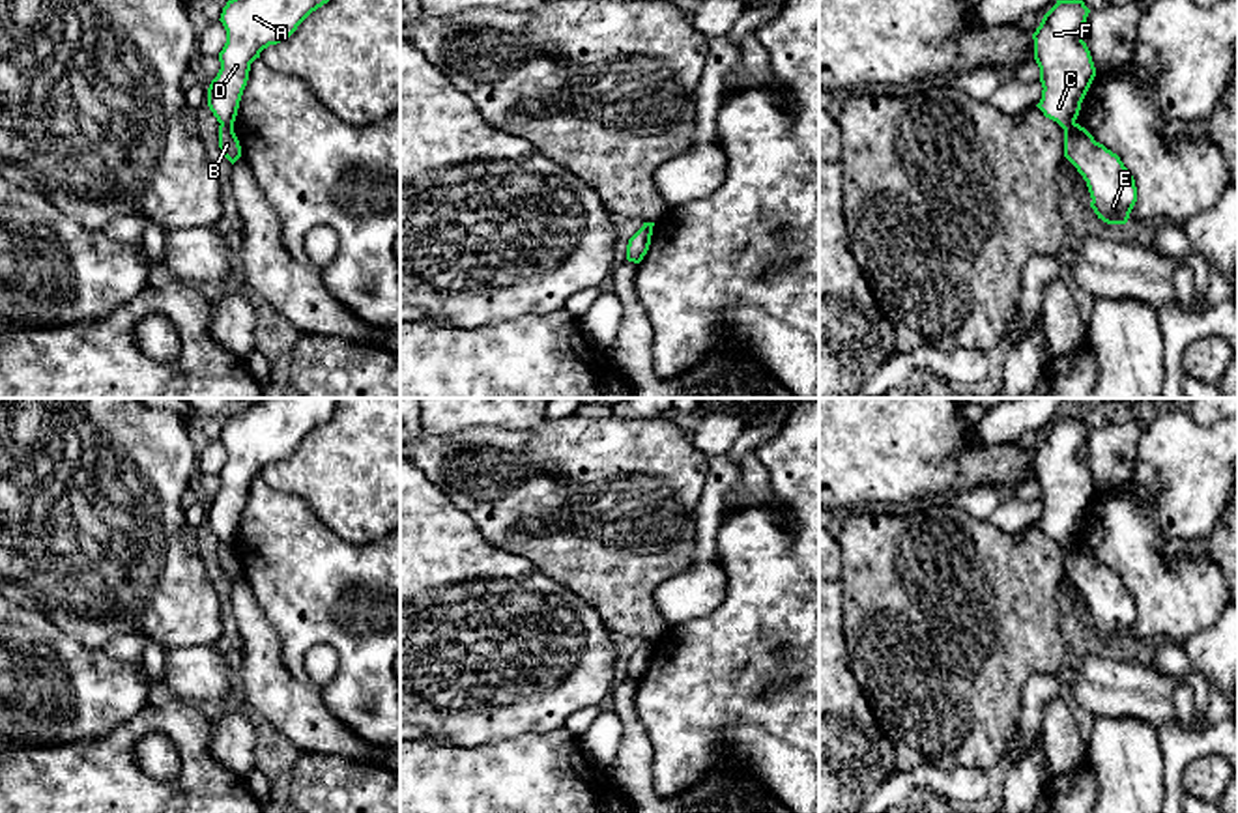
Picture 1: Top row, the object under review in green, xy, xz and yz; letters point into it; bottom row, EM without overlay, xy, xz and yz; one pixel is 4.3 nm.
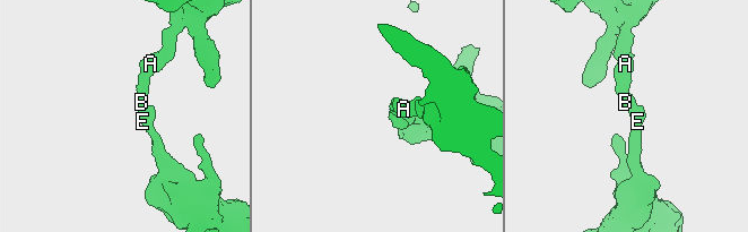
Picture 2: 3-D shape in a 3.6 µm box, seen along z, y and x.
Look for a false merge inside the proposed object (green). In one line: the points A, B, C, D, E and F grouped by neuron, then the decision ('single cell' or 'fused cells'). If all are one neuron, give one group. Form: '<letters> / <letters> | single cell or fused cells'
A C D F / B E | fused cells

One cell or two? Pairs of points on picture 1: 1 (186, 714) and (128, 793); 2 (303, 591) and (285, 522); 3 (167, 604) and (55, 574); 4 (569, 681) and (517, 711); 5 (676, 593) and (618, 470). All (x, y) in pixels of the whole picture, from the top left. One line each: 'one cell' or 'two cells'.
1: one cell
2: one cell
3: one cell
4: one cell
5: two cells

